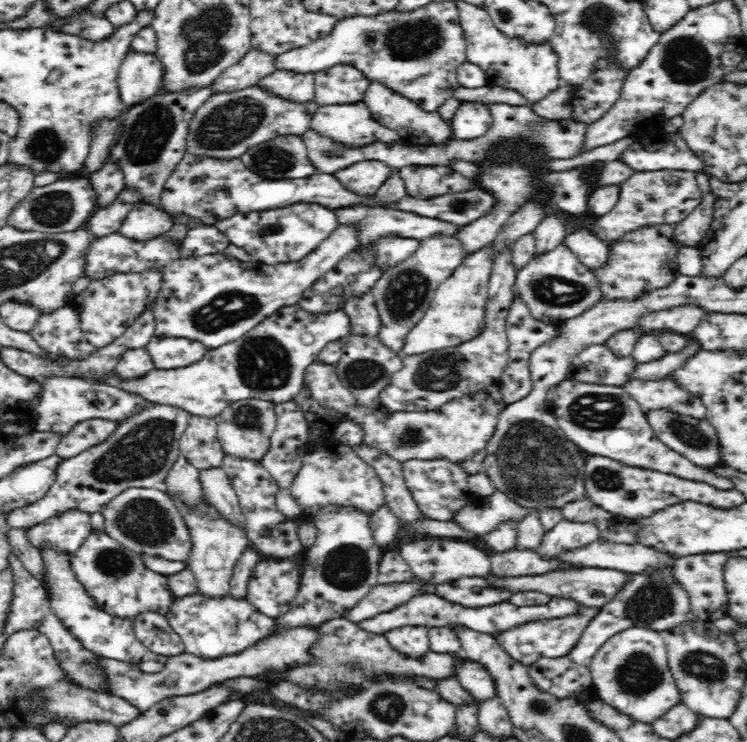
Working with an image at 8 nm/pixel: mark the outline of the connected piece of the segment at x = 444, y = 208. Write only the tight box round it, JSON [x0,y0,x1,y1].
[394,190,493,225]

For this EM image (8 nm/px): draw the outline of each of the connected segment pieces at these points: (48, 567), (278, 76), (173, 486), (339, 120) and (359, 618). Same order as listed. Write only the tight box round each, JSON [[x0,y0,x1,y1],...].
[[39,545,167,673],[257,69,315,102],[162,454,204,503],[309,100,400,145],[343,580,435,624]]

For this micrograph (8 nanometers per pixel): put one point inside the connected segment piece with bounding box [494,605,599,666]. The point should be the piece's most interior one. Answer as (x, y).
(556, 637)

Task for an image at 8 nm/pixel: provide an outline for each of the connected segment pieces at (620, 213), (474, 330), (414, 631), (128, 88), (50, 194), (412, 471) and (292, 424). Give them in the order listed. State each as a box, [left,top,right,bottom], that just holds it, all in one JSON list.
[[591,170,702,242],[401,244,497,356],[384,626,430,657],[117,49,166,107],[7,176,100,234],[402,459,471,521],[260,400,312,520]]

